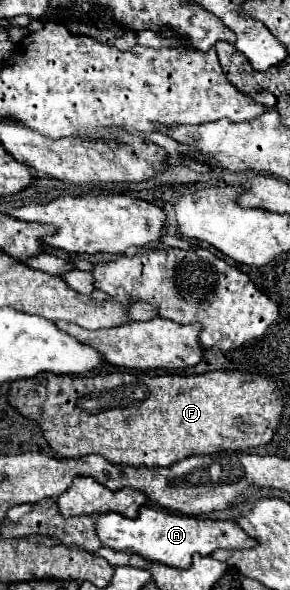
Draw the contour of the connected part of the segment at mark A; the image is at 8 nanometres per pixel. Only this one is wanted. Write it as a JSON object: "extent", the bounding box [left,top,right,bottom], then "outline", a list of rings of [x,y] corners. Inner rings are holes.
{"extent":[96,507,254,569],"outline":[[[140,507],[140,515],[136,519],[126,519],[120,513],[100,513],[96,517],[96,533],[102,545],[114,551],[130,551],[146,561],[158,561],[170,567],[188,569],[192,563],[192,555],[210,555],[216,549],[246,549],[254,547],[254,539],[248,537],[238,525],[230,521],[212,521],[200,517],[188,517],[178,513],[168,513],[166,509]]]}

